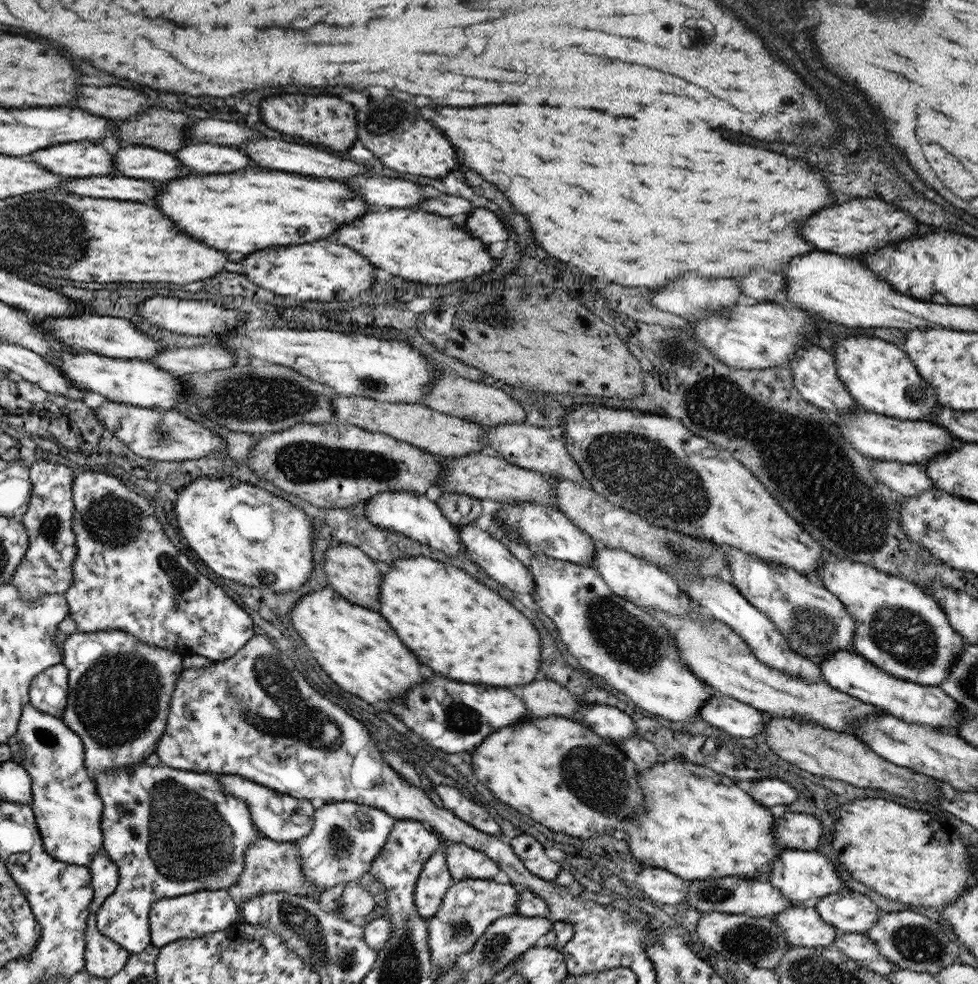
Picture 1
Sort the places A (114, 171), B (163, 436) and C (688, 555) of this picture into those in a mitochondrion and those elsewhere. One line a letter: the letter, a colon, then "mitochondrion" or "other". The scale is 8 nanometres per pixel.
A: other
B: mitochondrion
C: mitochondrion

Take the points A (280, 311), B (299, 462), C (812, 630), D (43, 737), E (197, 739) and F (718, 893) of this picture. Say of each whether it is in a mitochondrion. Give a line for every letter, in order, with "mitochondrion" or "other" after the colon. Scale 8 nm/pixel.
A: other
B: mitochondrion
C: mitochondrion
D: mitochondrion
E: other
F: mitochondrion

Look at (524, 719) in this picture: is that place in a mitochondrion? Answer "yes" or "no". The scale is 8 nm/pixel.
no

